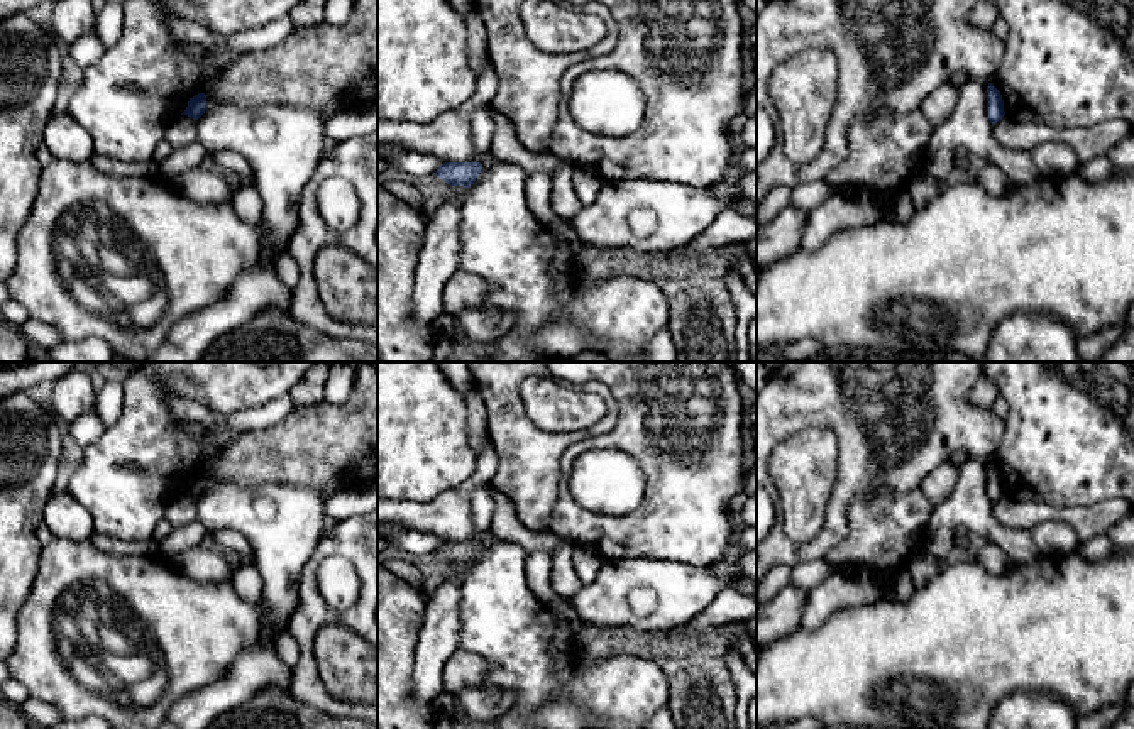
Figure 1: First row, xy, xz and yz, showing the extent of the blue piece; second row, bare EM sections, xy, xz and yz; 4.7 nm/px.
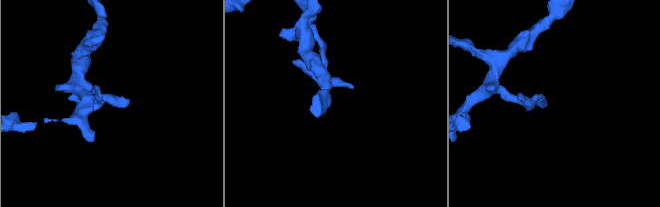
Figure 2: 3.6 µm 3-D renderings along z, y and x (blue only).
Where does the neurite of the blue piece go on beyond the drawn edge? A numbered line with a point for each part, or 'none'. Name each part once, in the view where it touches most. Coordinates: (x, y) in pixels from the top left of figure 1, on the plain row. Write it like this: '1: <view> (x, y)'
none

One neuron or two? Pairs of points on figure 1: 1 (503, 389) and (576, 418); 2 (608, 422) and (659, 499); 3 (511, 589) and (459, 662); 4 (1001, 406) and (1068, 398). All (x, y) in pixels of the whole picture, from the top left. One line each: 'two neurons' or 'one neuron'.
1: two neurons
2: two neurons
3: two neurons
4: two neurons

